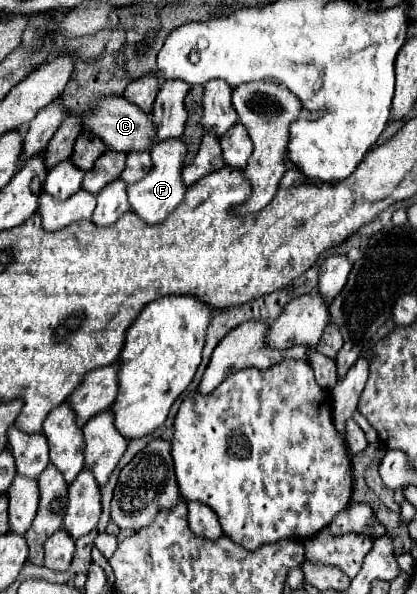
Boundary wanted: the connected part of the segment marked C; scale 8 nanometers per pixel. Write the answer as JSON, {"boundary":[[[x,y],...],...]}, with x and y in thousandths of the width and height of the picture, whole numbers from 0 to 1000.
{"boundary":[[[252,165],[223,192],[199,195],[199,219],[223,222],[242,236],[252,236],[252,242],[261,249],[276,249],[285,256],[362,253],[372,246],[372,226],[376,226],[367,195],[348,192],[329,175],[319,175],[300,165]]]}

